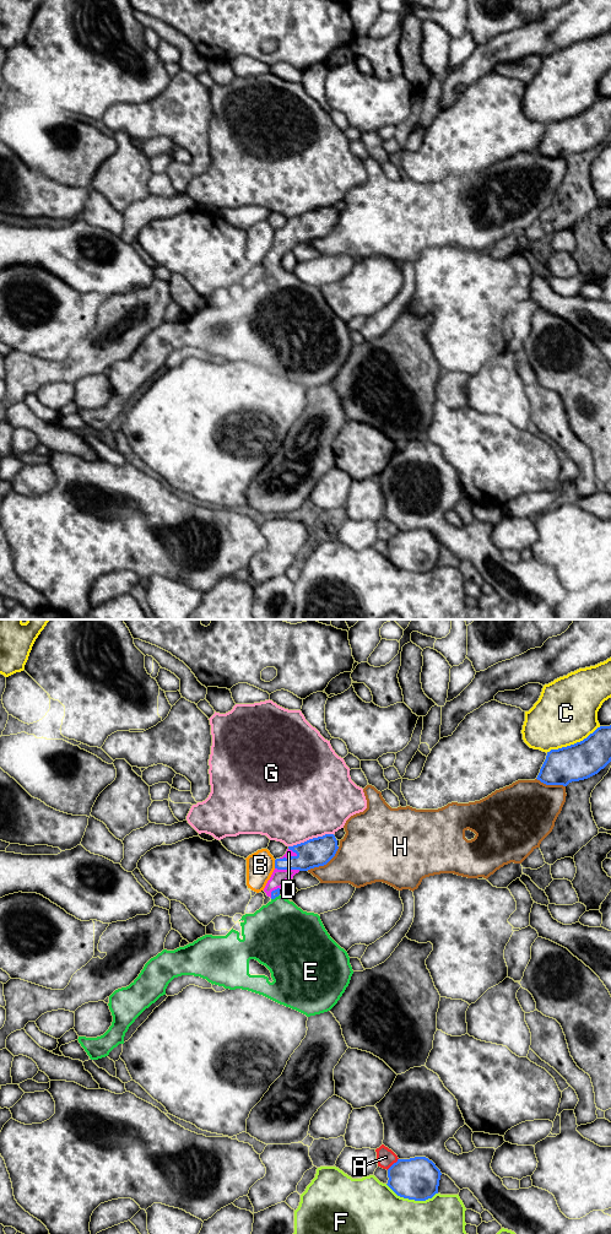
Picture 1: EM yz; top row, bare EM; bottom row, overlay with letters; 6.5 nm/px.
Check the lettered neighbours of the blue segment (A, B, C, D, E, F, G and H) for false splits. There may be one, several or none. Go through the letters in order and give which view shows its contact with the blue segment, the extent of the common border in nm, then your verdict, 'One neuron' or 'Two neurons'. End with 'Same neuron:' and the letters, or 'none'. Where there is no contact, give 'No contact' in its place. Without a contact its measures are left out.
A: Touches blue in yz. Shared border 110 nm. Two neurons
B: Touches blue in yz. Shared border 60 nm. Two neurons
C: Touches blue in yz. Shared border 400 nm. Two neurons
D: Touches blue in yz. Shared border 170 nm. One neuron
E: Touches blue in yz. Shared border 70 nm. One neuron
F: Touches blue in yz. Shared border 360 nm. Two neurons
G: Touches blue in yz. Shared border 300 nm. Two neurons
H: Touches blue in yz. Shared border 260 nm. Two neurons
Same neuron: D, E

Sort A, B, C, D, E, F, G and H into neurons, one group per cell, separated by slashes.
A / B / C / D E / F / G / H

